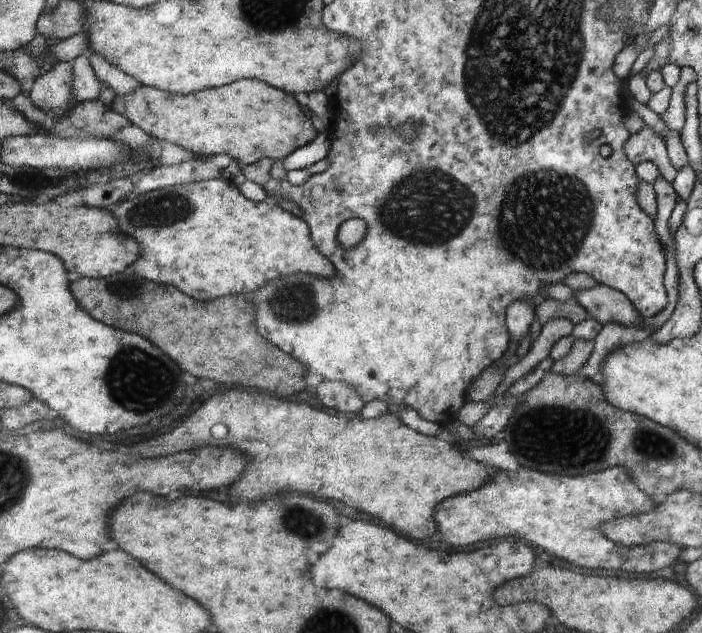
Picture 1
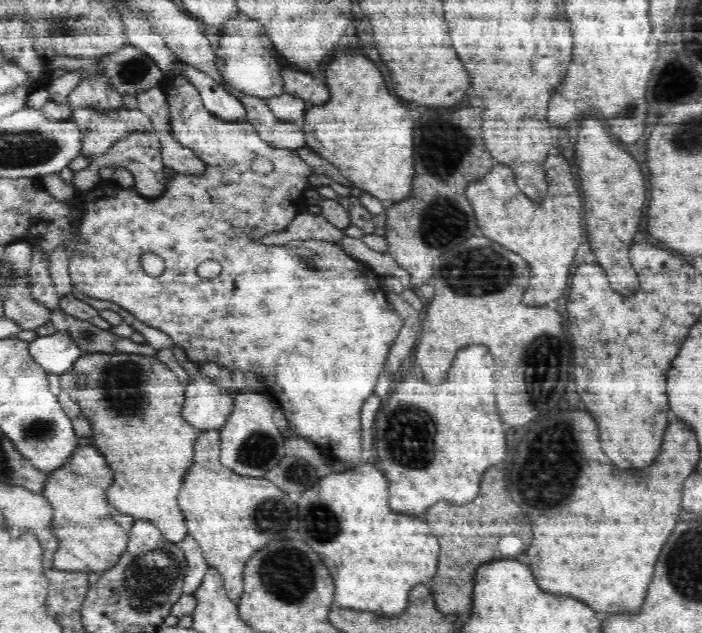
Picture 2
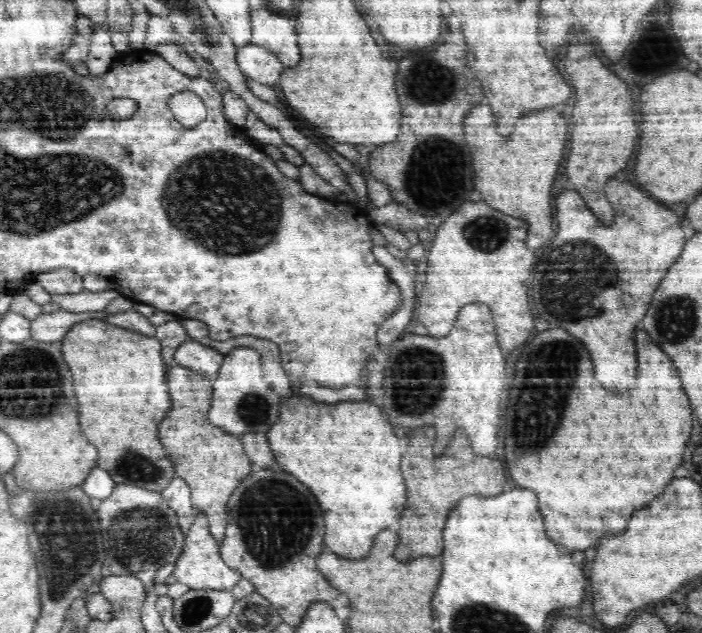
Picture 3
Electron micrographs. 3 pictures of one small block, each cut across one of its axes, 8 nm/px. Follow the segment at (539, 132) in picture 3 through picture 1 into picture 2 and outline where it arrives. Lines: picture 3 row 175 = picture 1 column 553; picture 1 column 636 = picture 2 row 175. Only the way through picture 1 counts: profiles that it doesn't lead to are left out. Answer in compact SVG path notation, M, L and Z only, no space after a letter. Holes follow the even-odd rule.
M547 156L544 166L549 188L546 198L540 203L526 197L518 189L513 170L501 163L492 166L490 172L483 174L482 178L475 178L468 183L466 190L482 235L506 246L506 250L522 254L522 258L530 265L532 282L529 282L530 288L527 288L530 296L521 298L526 306L550 305L552 300L560 298L558 288L562 288L564 282L569 280L568 274L573 267L584 226L580 224L582 202L570 164L562 156ZM548 284L552 284L552 288L544 288Z

